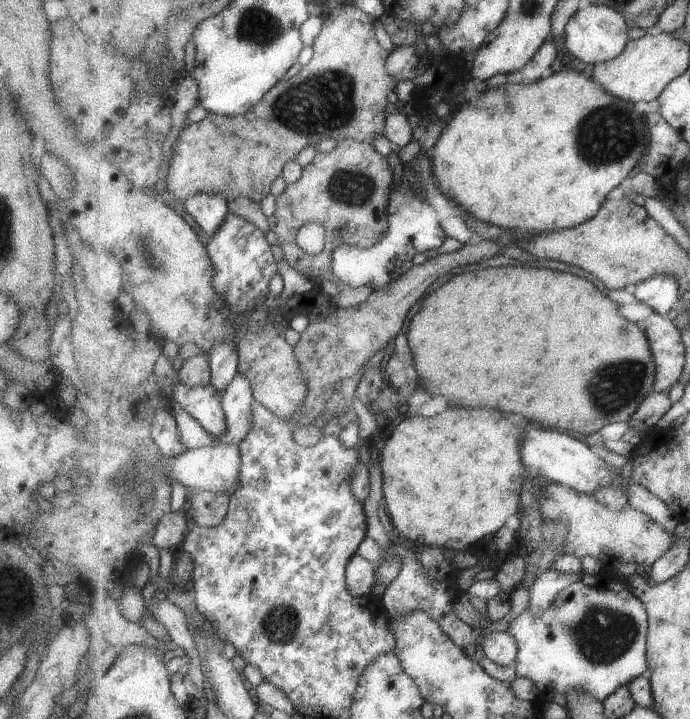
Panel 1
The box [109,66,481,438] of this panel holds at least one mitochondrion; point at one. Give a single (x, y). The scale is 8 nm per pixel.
(324, 104)

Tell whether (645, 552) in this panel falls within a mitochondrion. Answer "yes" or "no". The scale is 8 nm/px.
no

